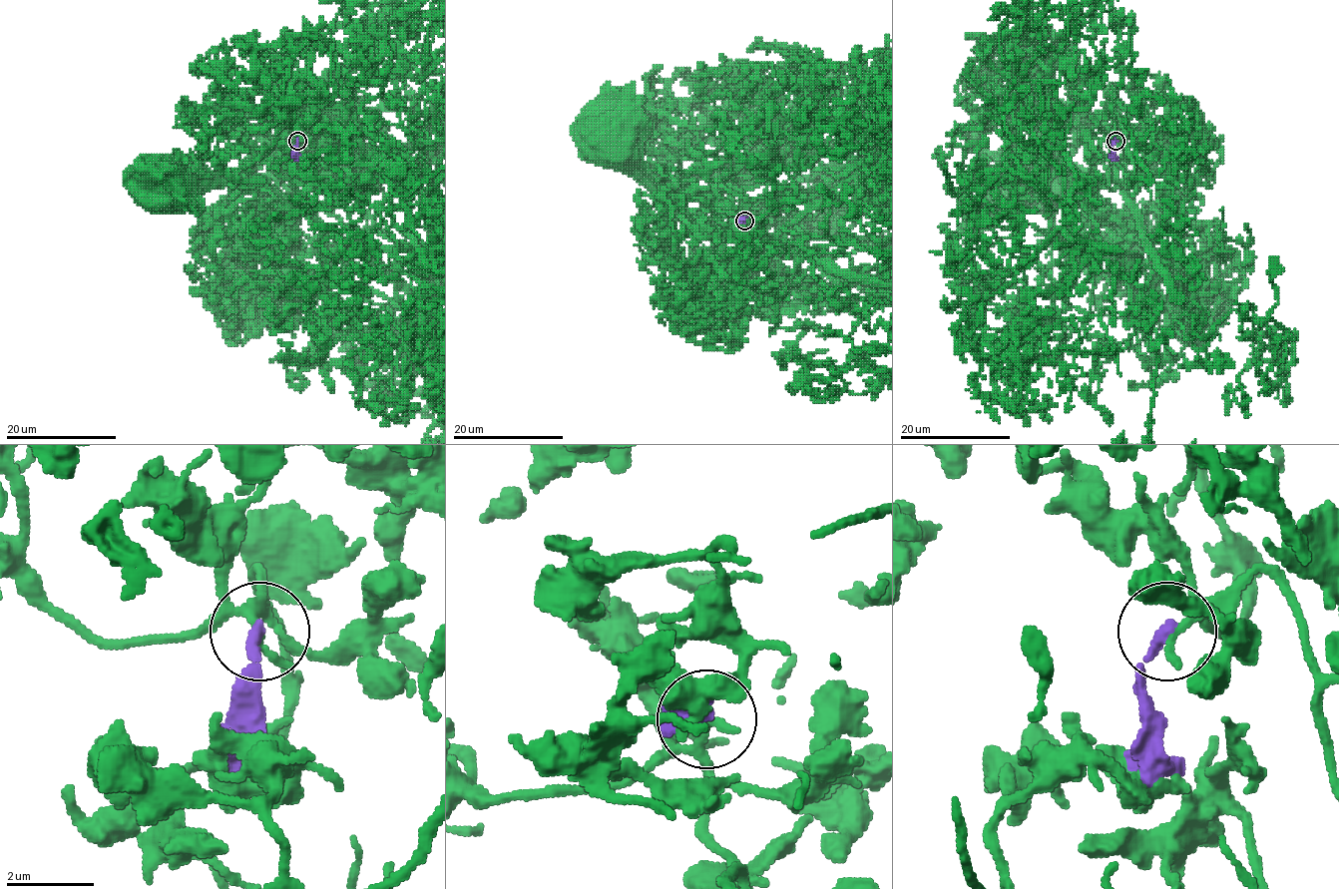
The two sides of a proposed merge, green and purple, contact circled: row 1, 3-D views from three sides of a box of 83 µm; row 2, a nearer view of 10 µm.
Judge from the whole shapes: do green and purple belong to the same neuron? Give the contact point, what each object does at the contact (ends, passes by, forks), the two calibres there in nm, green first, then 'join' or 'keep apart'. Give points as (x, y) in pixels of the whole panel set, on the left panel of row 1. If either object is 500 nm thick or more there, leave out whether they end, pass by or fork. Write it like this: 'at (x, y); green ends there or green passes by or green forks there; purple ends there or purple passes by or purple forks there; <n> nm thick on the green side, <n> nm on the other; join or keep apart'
at (297, 141); green passes by; purple ends there; 220 nm thick on the green side, 240 nm on the other; keep apart

